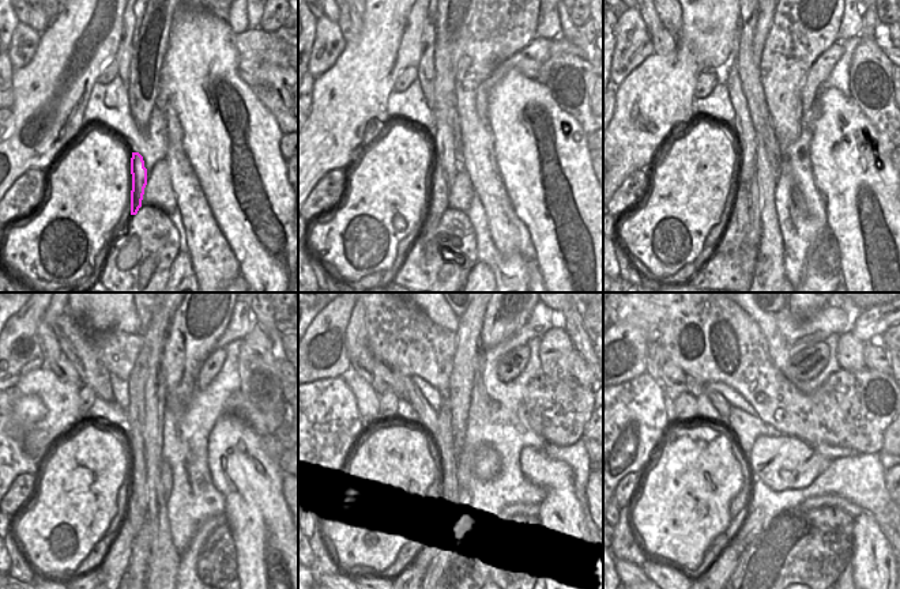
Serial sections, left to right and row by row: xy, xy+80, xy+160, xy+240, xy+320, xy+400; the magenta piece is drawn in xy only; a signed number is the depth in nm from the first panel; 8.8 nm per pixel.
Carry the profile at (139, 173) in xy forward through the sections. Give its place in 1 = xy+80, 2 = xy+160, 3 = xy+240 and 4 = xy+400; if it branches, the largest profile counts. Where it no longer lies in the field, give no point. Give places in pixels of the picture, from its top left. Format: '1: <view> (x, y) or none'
1: xy+80 (437, 203)
2: xy+160 (734, 234)
3: xy+240 (113, 565)
4: xy+400 (725, 563)

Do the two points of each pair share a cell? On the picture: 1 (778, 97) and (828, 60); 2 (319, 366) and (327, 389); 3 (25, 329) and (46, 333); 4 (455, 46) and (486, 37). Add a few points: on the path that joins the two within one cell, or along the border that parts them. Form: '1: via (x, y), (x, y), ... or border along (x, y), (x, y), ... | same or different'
1: border along (825, 51), (817, 57), (806, 75), (801, 108) | different
2: border along (339, 376), (312, 382) | different
3: border along (41, 318), (38, 324), (38, 346), (45, 363) | different
4: border along (473, 14), (466, 48), (454, 74) | different

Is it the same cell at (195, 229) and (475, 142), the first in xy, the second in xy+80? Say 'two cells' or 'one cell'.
one cell

